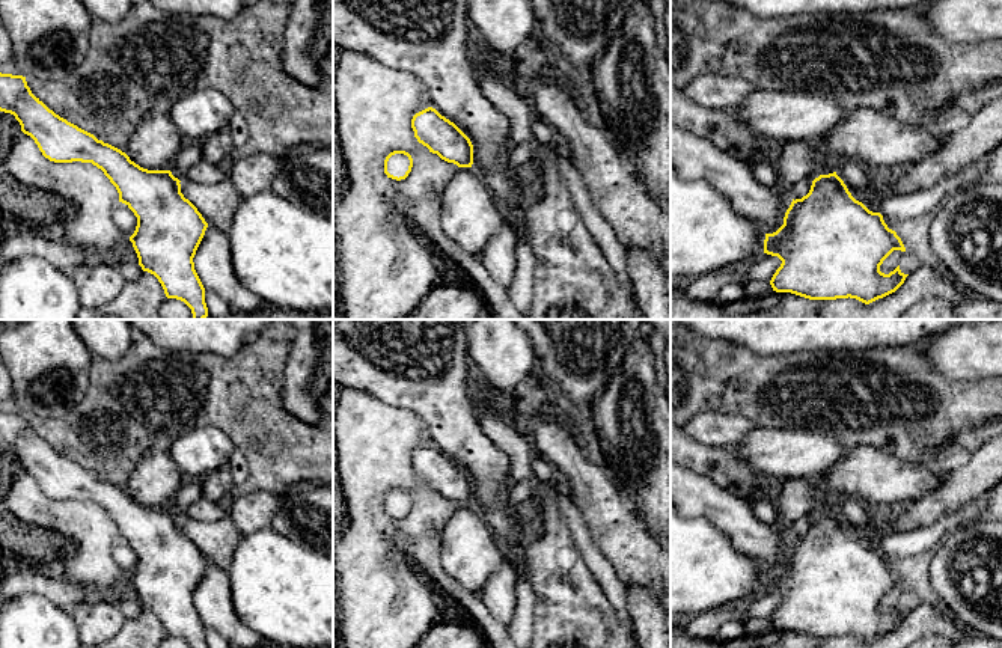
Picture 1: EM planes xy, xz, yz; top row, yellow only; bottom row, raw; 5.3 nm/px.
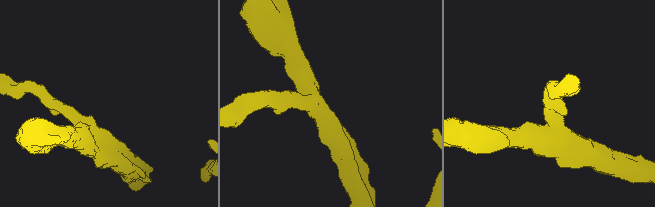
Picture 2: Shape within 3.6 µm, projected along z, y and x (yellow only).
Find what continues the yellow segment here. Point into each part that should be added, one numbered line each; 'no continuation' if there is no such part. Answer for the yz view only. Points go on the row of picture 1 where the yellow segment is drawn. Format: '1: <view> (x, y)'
no continuation

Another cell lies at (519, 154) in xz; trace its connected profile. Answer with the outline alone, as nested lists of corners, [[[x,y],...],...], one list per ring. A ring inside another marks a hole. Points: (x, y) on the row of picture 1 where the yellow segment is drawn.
[[[532,142],[523,145],[512,145],[506,157],[506,167],[515,172],[518,166],[530,161],[533,148],[535,145]]]

